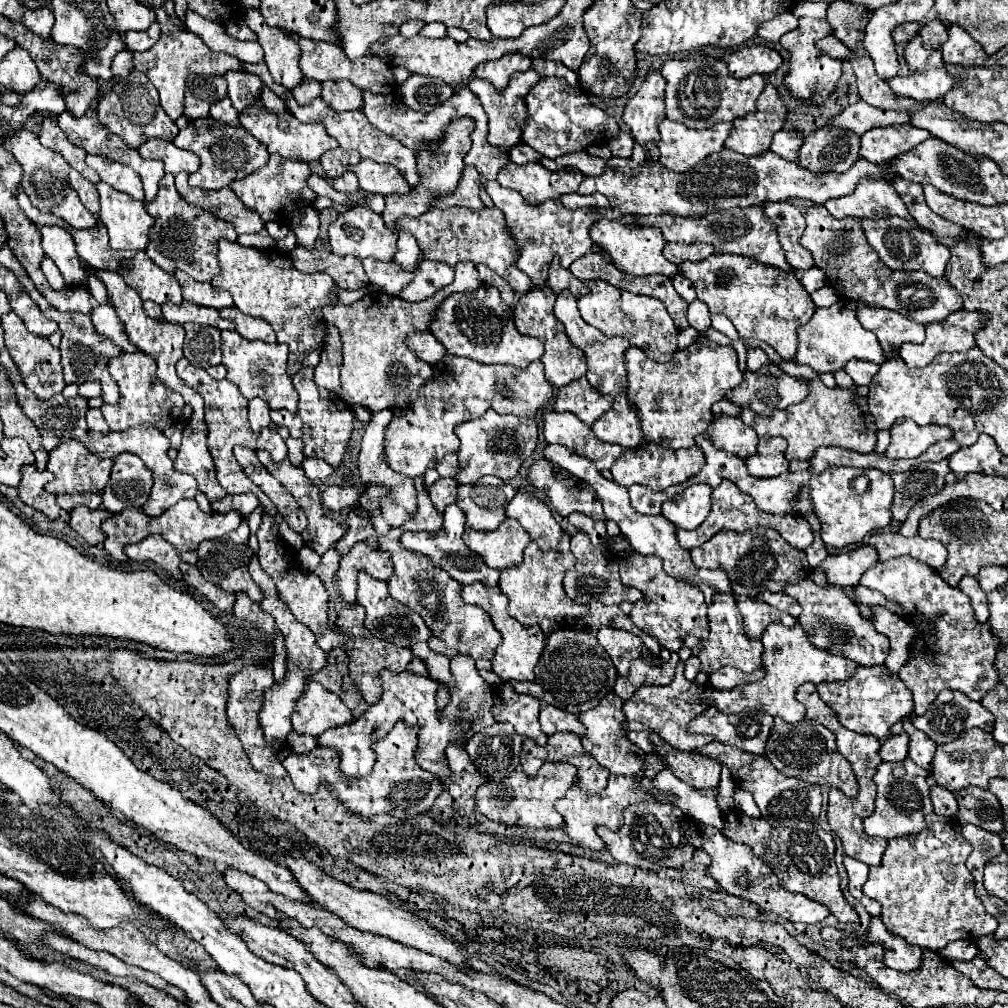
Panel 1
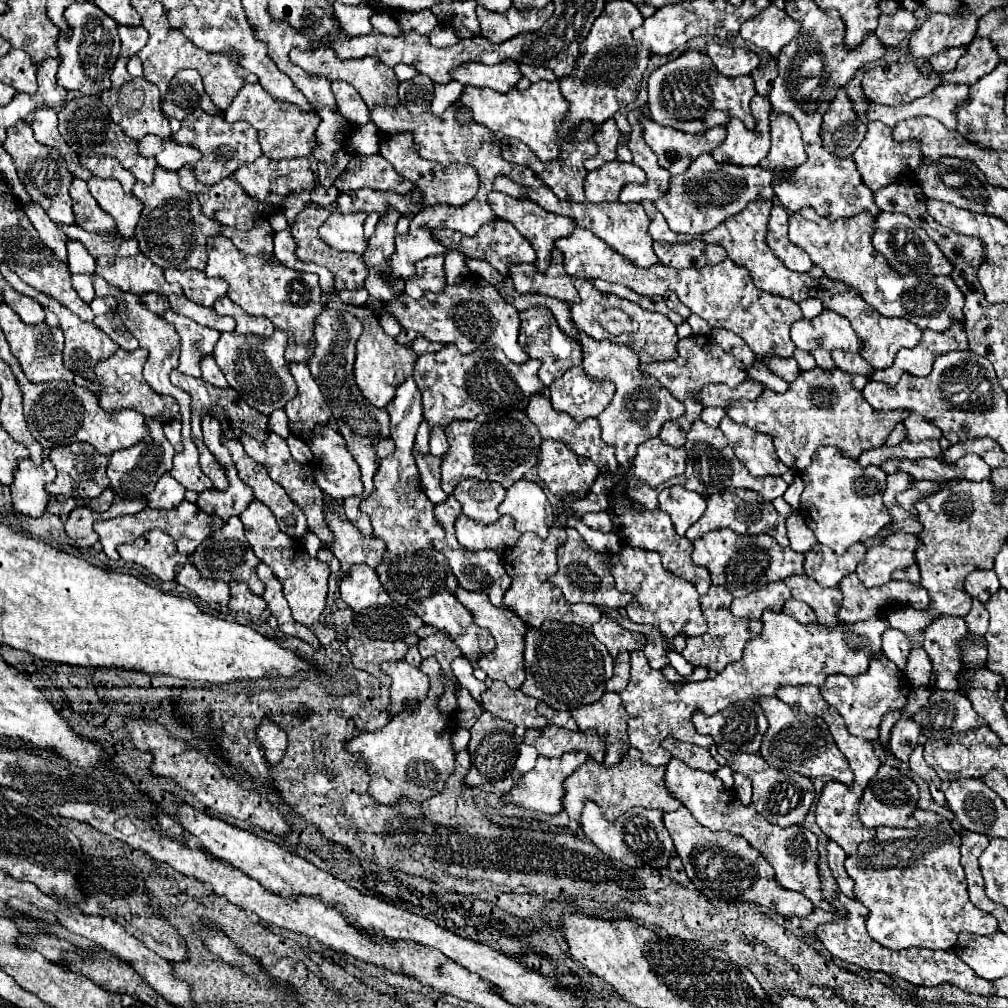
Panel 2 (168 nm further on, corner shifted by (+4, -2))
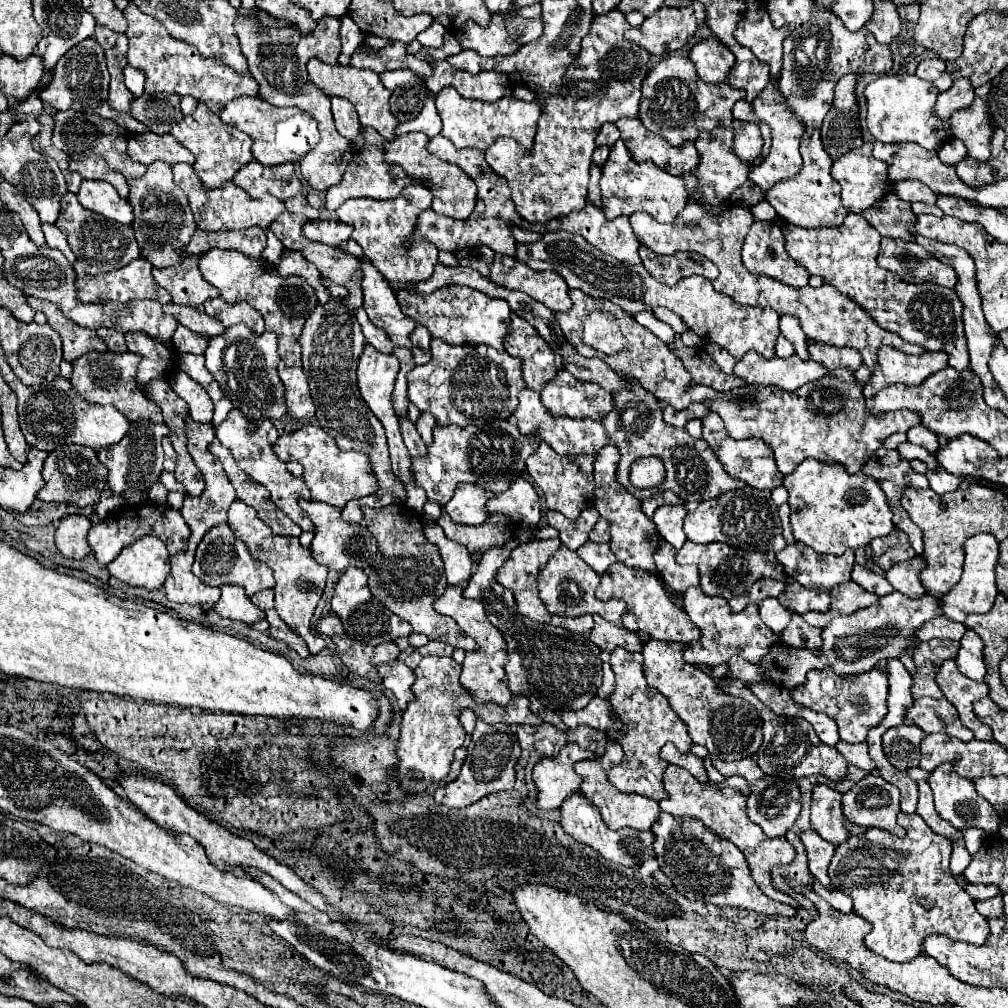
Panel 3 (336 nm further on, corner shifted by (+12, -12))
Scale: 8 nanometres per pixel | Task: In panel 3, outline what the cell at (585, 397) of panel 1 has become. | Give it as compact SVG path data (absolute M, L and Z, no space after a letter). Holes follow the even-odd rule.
M568 370L556 372L540 392L540 398L554 416L602 420L614 408L610 392L598 384L576 380Z

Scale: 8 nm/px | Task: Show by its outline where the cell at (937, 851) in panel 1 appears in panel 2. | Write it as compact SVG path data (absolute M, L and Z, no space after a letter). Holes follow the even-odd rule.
M916 810L914 816L920 824L916 830L876 828L876 838L864 842L856 856L846 858L846 872L856 882L854 894L870 910L866 922L870 938L890 950L904 950L910 946L952 950L960 932L994 934L998 930L996 918L968 900L966 874L960 864L960 836L952 828L950 820L926 810Z

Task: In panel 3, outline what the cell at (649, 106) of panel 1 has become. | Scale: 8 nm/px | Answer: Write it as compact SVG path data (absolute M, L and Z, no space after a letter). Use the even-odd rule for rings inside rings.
M618 140L610 148L610 158L602 168L600 190L602 190L602 204L604 204L602 210L608 216L608 220L614 220L618 216L632 216L634 212L648 212L654 220L668 222L674 220L688 204L688 192L682 178L676 178L656 168L656 164L652 162L640 162L640 164L634 162L622 140Z

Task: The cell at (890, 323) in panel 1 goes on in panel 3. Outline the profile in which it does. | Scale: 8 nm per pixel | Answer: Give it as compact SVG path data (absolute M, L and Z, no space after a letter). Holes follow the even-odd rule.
M688 202L684 212L680 212L680 216L672 224L660 224L646 212L632 214L630 224L632 224L638 240L658 254L672 254L672 252L680 252L680 250L694 250L694 252L704 254L720 270L720 276L712 282L716 292L730 296L732 300L736 300L742 306L762 306L762 308L768 306L768 308L776 310L780 316L792 314L800 320L800 326L810 340L818 340L818 342L826 342L826 344L834 344L834 346L856 348L856 350L860 350L864 364L868 364L870 368L878 360L880 346L892 346L904 354L914 354L914 356L920 356L926 352L924 348L920 348L916 344L908 344L900 336L880 328L868 316L868 312L864 312L864 308L860 308L854 300L850 300L848 296L838 292L828 282L824 282L820 288L812 288L812 286L792 288L782 282L776 282L774 278L756 276L756 274L750 274L748 270L744 270L744 264L740 260L740 242L744 242L744 236L748 234L748 228L752 226L752 214L748 208L736 206L736 208L724 210L720 216L708 216L708 212L702 206L698 206L696 202Z

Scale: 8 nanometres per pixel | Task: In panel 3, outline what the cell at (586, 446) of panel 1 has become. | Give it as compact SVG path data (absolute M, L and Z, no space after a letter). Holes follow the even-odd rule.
M524 388L518 396L520 404L514 412L514 416L518 418L518 428L522 434L536 434L540 432L540 438L544 442L548 442L560 456L578 456L578 454L592 454L596 456L598 450L608 444L608 436L604 432L604 426L602 422L596 422L596 420L572 420L572 418L566 418L566 416L552 416L544 404L540 402L540 394L538 392L532 392L530 388Z

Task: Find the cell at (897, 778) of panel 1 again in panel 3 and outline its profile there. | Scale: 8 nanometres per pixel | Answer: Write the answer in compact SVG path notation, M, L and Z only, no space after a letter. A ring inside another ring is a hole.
M868 774L856 782L842 796L844 816L866 828L882 828L896 836L904 836L904 828L898 826L896 816L900 812L900 792L882 776Z

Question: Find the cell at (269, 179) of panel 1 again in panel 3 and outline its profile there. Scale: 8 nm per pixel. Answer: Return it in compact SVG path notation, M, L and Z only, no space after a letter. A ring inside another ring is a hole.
M252 160L236 172L234 182L244 188L252 198L272 194L280 200L288 200L302 190L302 184L290 162L278 166L264 166L258 160Z

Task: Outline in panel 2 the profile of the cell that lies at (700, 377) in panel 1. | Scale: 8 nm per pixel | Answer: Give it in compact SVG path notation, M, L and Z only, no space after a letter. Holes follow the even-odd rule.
M690 336L690 338L684 338L678 342L678 358L672 360L672 362L652 362L648 366L644 366L642 370L644 374L656 378L666 390L670 390L670 394L680 400L686 410L684 410L684 416L676 418L676 420L668 420L664 422L664 426L660 428L660 434L658 438L672 446L672 448L682 448L684 446L684 436L688 432L688 428L692 426L692 422L696 422L704 410L704 406L700 406L700 402L696 402L696 394L700 394L700 390L706 386L706 384L728 384L728 386L738 386L744 378L746 378L746 372L740 370L736 364L734 364L734 358L732 354L724 352L720 346L716 346L716 342L712 342L710 336L702 336L702 342L698 340L698 336Z

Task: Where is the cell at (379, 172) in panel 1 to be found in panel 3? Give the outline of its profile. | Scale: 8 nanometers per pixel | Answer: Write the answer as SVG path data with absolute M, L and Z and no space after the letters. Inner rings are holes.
M362 148L354 154L352 164L348 164L342 182L328 188L324 196L324 206L326 210L336 210L344 200L360 198L360 196L374 200L392 200L408 184L416 184L416 180L412 180L412 176L408 176L402 168L396 168L396 164L388 164L384 160L384 148ZM390 170L398 170L398 172L390 172Z

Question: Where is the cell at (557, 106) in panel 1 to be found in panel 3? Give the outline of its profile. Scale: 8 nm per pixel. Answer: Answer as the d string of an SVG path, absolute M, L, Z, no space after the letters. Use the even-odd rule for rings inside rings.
M452 86L442 88L442 92L436 94L436 108L442 118L440 134L444 138L452 140L456 148L468 146L468 148L480 148L480 150L486 150L500 136L514 138L522 146L532 148L534 136L536 136L536 122L538 122L538 116L542 114L538 100L522 102L522 100L516 100L512 94L508 94L508 96L500 98L498 102L488 104L488 102L480 102L480 100L462 98L456 92L456 88L452 88Z

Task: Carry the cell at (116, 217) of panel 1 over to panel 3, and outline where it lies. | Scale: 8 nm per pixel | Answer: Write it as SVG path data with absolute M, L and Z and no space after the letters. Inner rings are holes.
M82 180L78 190L78 200L86 210L102 214L118 224L130 224L134 220L132 206L128 200L120 198L116 188L102 180Z

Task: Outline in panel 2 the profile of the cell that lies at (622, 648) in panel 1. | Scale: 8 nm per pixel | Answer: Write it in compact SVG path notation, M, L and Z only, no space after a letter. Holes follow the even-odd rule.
M602 616L596 626L592 626L592 632L608 648L612 658L616 658L620 652L640 650L644 646L644 634L630 632L606 616Z

